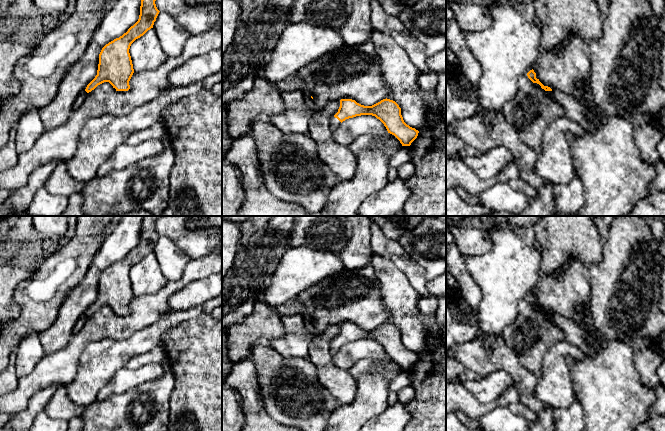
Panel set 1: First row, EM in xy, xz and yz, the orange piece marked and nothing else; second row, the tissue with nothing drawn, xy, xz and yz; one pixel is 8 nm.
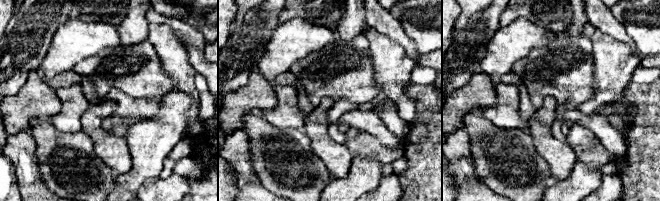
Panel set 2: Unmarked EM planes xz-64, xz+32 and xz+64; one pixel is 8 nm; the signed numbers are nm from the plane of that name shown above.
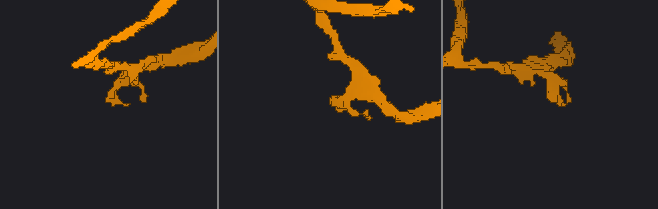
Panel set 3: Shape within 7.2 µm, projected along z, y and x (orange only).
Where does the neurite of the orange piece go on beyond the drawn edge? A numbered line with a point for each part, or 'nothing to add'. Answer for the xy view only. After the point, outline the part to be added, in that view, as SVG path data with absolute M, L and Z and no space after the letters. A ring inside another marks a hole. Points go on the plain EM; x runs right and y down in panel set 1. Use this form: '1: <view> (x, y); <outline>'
1: xy (81, 321); M82 315L77 320L77 322L76 322L76 324L75 324L74 328L73 328L73 333L79 332L83 328L83 326L84 326L84 324L86 322L86 319L87 319L87 316L86 315Z

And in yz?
1: yz (580, 336); M547 315L551 322L559 327L565 336L565 340L575 345L584 354L591 354L596 351L596 337L594 333L585 326L579 326L573 319L562 315Z

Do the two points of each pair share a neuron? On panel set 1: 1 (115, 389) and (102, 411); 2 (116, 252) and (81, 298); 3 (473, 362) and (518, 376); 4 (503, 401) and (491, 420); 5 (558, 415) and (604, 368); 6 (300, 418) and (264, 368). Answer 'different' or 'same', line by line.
1: different
2: same
3: same
4: different
5: different
6: same

